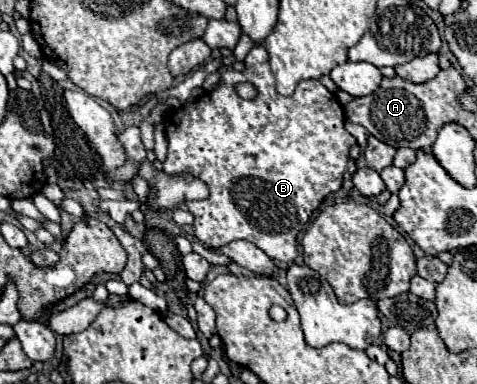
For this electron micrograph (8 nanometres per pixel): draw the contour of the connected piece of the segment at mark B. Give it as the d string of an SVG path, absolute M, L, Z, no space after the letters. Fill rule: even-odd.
M254 45L250 49L250 53L246 55L244 59L244 69L242 71L234 71L234 69L226 69L222 73L222 83L208 93L208 99L206 101L206 93L192 101L190 105L186 107L180 107L180 109L174 109L172 113L166 115L166 137L168 137L168 155L166 155L166 161L164 161L164 171L174 175L174 173L190 173L198 179L202 179L204 183L208 183L210 187L210 197L204 199L204 201L192 201L192 203L186 203L186 207L194 213L194 235L200 243L208 245L208 247L222 247L230 241L236 241L236 239L246 239L250 243L254 243L256 247L260 247L270 259L276 259L276 261L294 261L298 257L298 233L306 227L306 223L310 221L310 215L318 209L318 205L330 195L330 193L336 193L338 189L342 187L344 171L347 171L347 163L349 160L350 147L356 143L356 139L346 131L344 127L344 109L338 105L338 99L318 81L318 79L306 79L306 81L300 81L294 95L292 97L282 97L278 95L276 87L274 87L274 73L272 69L268 67L268 51L264 49L264 45ZM238 83L252 83L258 91L258 95L252 99L252 101L246 101L242 97L238 97L236 93L236 85Z

